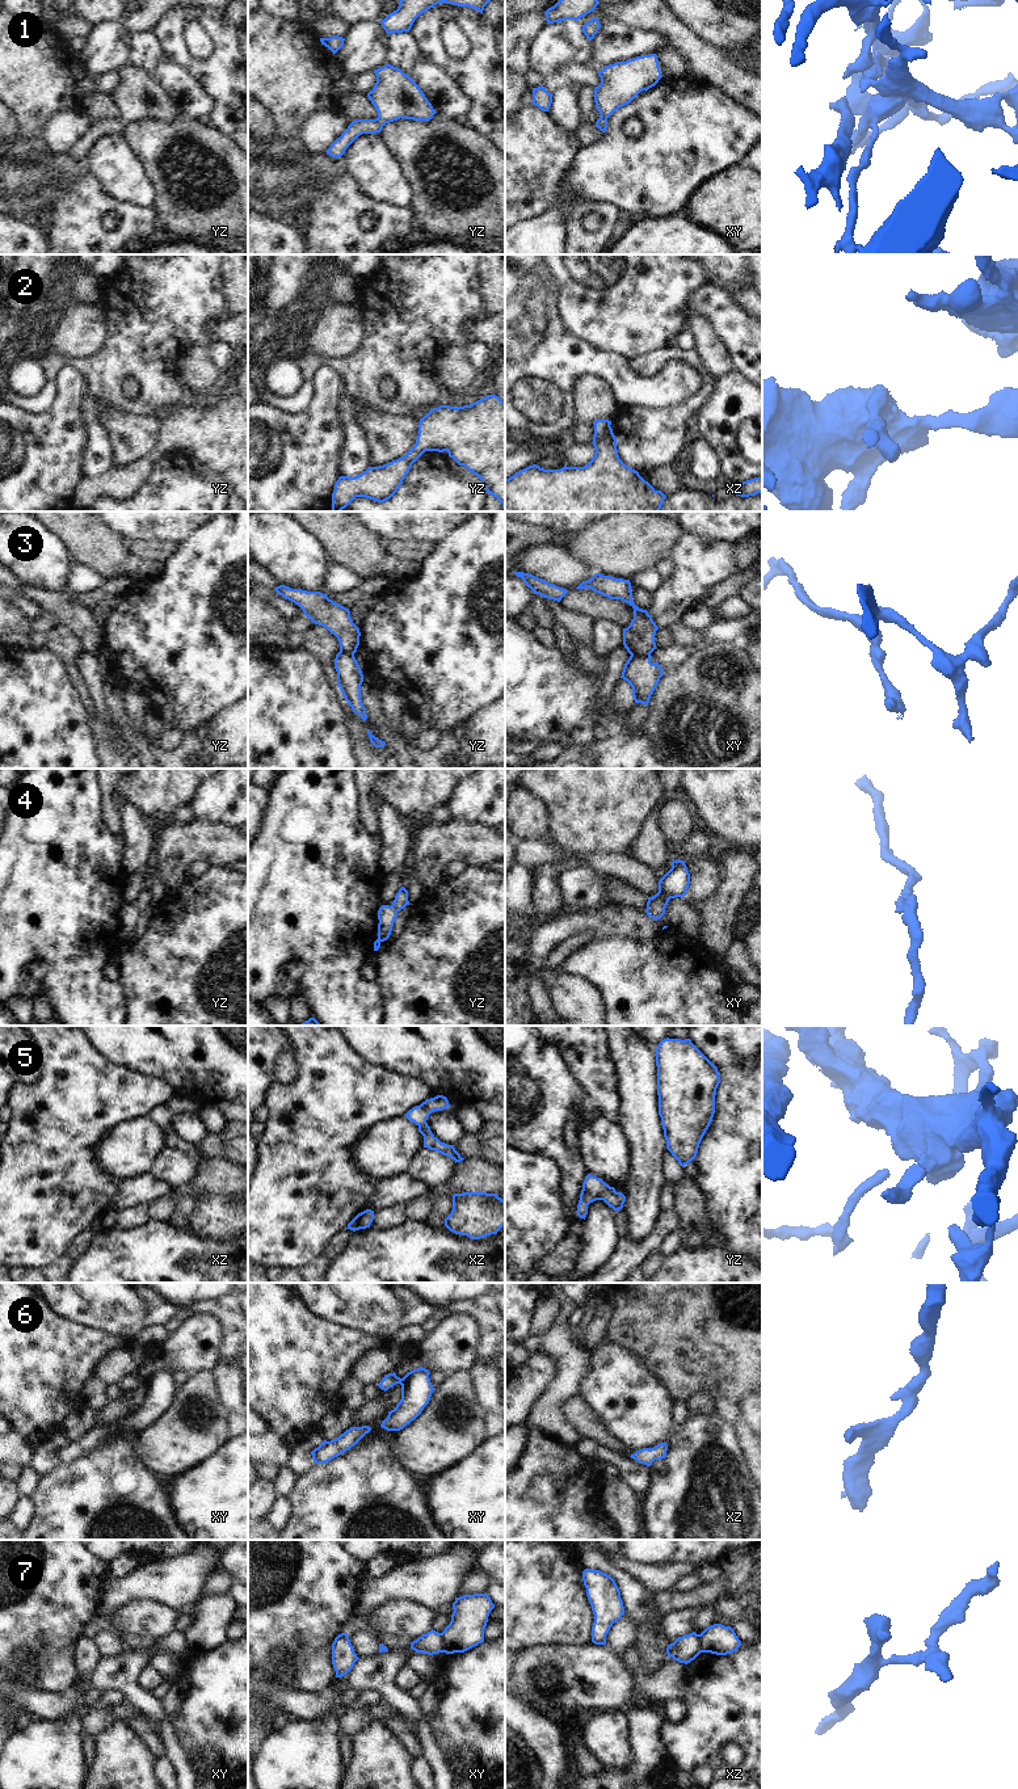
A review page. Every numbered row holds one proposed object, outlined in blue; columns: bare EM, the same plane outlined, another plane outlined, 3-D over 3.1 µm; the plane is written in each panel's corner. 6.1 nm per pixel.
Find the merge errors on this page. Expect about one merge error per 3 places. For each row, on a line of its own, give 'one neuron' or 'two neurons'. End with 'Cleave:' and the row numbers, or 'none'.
1: one neuron
2: one neuron
3: two neurons
4: one neuron
5: one neuron
6: one neuron
7: two neurons
Cleave: 3, 7

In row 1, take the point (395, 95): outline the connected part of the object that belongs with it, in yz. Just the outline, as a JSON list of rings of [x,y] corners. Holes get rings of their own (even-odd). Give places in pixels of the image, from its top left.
[[[386,64],[374,71],[377,83],[367,93],[378,111],[375,119],[356,119],[325,151],[341,157],[346,148],[362,134],[380,132],[386,123],[400,118],[430,121],[437,113],[418,85],[400,68]]]

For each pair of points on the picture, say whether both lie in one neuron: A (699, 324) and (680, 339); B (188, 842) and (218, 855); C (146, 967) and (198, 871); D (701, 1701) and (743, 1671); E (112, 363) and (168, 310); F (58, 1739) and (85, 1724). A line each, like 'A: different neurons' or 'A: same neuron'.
A: different neurons
B: same neuron
C: different neurons
D: same neuron
E: same neuron
F: different neurons

